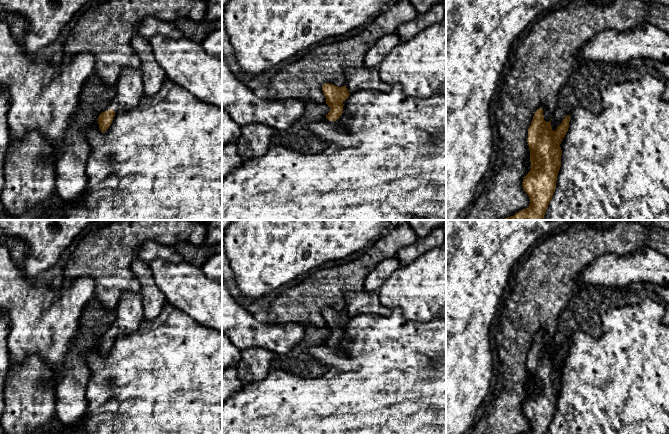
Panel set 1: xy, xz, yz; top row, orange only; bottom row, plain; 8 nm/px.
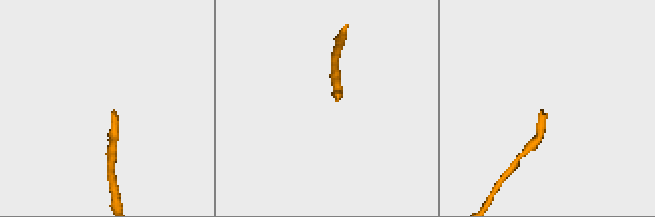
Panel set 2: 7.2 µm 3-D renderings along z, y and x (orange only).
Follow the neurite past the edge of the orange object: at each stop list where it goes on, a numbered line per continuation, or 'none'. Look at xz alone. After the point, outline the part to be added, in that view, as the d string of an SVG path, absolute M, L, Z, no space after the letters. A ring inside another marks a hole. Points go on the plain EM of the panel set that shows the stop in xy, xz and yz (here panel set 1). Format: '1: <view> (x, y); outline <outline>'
1: xz (337, 348); outline M342 338L342 339L340 340L340 342L337 343L336 345L330 345L330 344L326 343L325 346L331 348L332 350L334 350L335 352L337 352L337 353L339 353L339 354L344 355L345 352L344 352L344 350L341 348L342 341L343 341L343 338Z

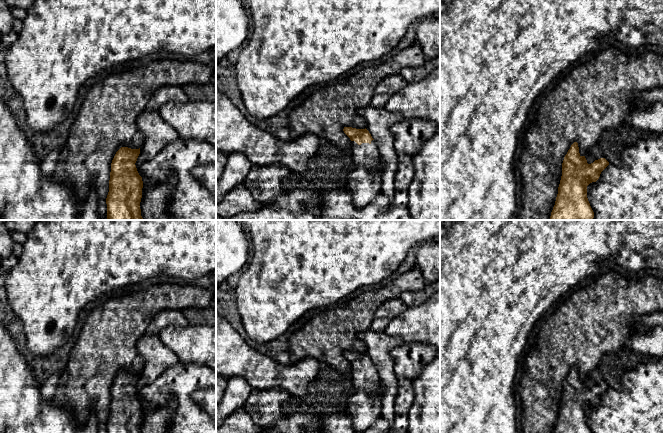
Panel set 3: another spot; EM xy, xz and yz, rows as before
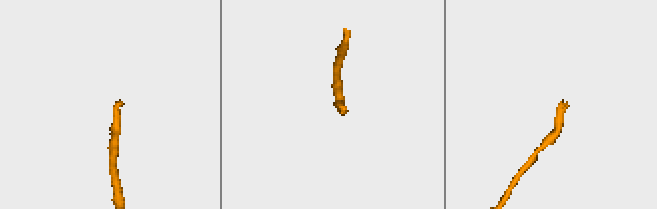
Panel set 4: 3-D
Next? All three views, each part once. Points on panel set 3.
1: xz (364, 407); outline M374 364L361 369L351 365L350 373L355 392L348 398L347 410L354 430L360 433L381 417L381 400L375 396L381 382Z

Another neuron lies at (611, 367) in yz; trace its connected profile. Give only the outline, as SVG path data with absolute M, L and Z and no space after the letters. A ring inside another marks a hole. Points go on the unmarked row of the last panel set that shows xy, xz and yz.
M625 342L619 349L602 354L598 364L587 374L585 382L588 388L605 382L609 388L620 389L625 372L646 361L647 357L635 354Z

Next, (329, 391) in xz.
M320 363L317 376L312 380L305 396L294 397L286 403L284 413L309 414L347 410L348 398L355 393L350 372L340 372Z

